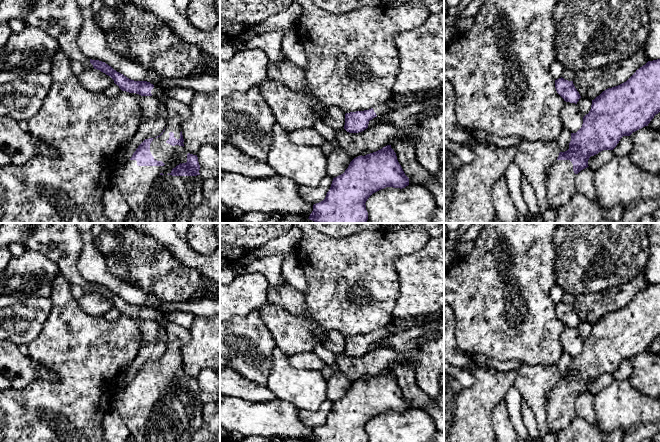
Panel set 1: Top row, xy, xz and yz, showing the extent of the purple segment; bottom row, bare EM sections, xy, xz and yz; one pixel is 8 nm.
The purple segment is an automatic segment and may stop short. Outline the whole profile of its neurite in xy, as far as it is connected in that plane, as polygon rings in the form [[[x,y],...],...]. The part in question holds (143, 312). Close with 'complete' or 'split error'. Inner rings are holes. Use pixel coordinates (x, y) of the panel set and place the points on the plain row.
[[[90,283],[90,287],[93,289],[94,293],[100,294],[110,300],[114,304],[114,307],[118,309],[122,315],[136,317],[141,320],[155,320],[166,330],[167,343],[166,351],[163,356],[155,362],[145,363],[138,370],[132,381],[122,391],[115,392],[112,408],[116,409],[121,415],[130,431],[130,436],[135,440],[135,442],[191,442],[193,435],[202,425],[204,403],[199,397],[200,389],[197,379],[187,377],[184,374],[184,363],[181,355],[181,348],[189,343],[191,338],[190,330],[177,324],[169,323],[165,320],[165,314],[154,310],[150,306],[134,305],[127,302],[105,286]]] | split error

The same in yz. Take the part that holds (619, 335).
[[[660,283],[648,285],[624,307],[608,312],[592,324],[591,333],[583,341],[582,351],[571,357],[569,373],[560,376],[551,390],[547,402],[547,426],[551,433],[558,436],[572,420],[578,416],[575,403],[583,393],[589,391],[591,380],[603,374],[613,374],[623,360],[648,350],[660,336]]] | split error

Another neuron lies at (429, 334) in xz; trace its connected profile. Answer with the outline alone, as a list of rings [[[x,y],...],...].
[[[427,330],[426,332],[424,332],[423,334],[421,334],[416,340],[416,345],[420,346],[422,345],[426,340],[433,340],[436,337],[443,335],[444,336],[444,332],[440,332],[437,330]]]

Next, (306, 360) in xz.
[[[302,352],[288,357],[289,363],[298,370],[321,371],[326,364],[314,352]]]

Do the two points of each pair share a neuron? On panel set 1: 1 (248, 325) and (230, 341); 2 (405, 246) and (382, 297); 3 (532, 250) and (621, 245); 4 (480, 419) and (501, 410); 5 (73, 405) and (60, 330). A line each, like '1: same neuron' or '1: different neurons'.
1: same neuron
2: same neuron
3: different neurons
4: different neurons
5: same neuron

